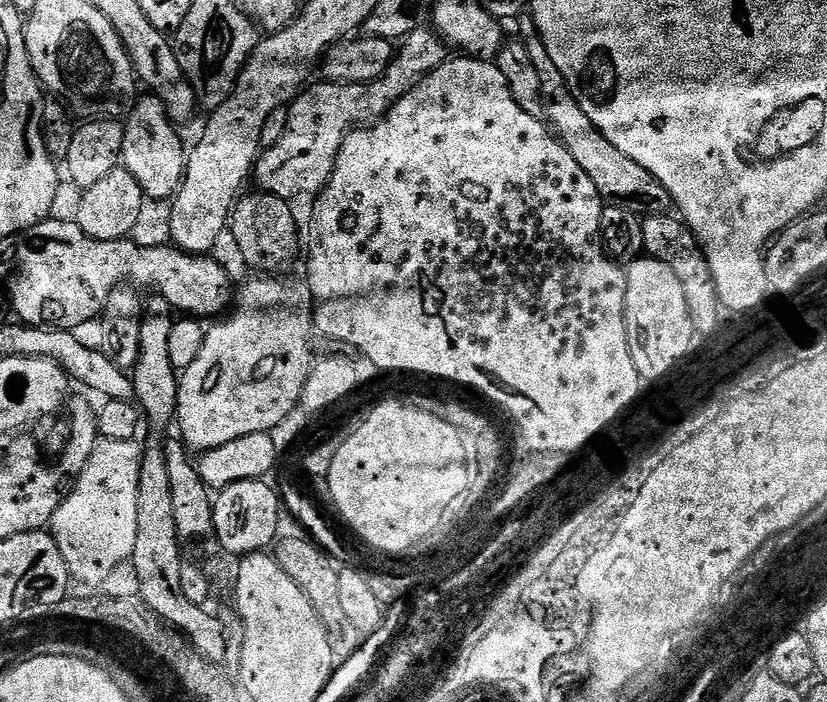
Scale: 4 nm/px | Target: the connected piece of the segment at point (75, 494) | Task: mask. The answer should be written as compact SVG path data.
M100 438L68 495L59 504L48 525L50 535L59 546L59 553L68 566L71 577L88 583L92 588L101 587L116 566L131 559L138 534L138 476L141 474L143 449L136 440L114 442Z

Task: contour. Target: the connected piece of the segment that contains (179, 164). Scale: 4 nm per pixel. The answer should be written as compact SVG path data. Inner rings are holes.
M153 94L145 95L144 97L141 95L127 109L126 117L128 116L128 120L125 119L123 121L124 141L122 142L122 150L120 151L122 166L127 172L134 174L138 186L142 186L144 195L149 201L164 199L164 201L167 201L176 195L176 189L180 187L180 181L184 179L184 173L186 171L186 144L184 148L179 134L176 133L176 130L178 130L177 125L168 116L168 111L163 101Z

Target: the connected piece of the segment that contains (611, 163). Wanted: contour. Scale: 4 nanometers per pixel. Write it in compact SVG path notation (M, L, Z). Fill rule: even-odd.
M524 14L519 17L519 39L523 40L526 50L530 54L530 62L534 62L534 70L538 70L538 82L540 83L540 106L542 116L550 125L564 149L572 155L574 162L586 170L586 178L594 182L601 201L605 205L622 210L630 210L638 217L662 216L673 207L670 194L650 170L638 166L634 158L626 158L618 146L614 146L606 137L597 130L594 122L586 118L586 110L578 106L562 70L554 66L554 58L550 58L550 50L542 42L540 33L536 30L536 21L531 15Z

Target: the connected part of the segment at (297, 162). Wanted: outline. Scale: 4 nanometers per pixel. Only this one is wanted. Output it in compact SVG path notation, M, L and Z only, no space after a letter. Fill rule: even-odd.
M426 26L412 31L400 47L391 66L377 80L344 84L326 80L324 84L311 85L299 94L289 105L282 138L274 146L263 149L257 157L252 175L254 184L256 180L255 187L286 201L308 194L317 195L332 177L345 136L358 127L381 119L414 85L448 60L447 45L433 29Z

